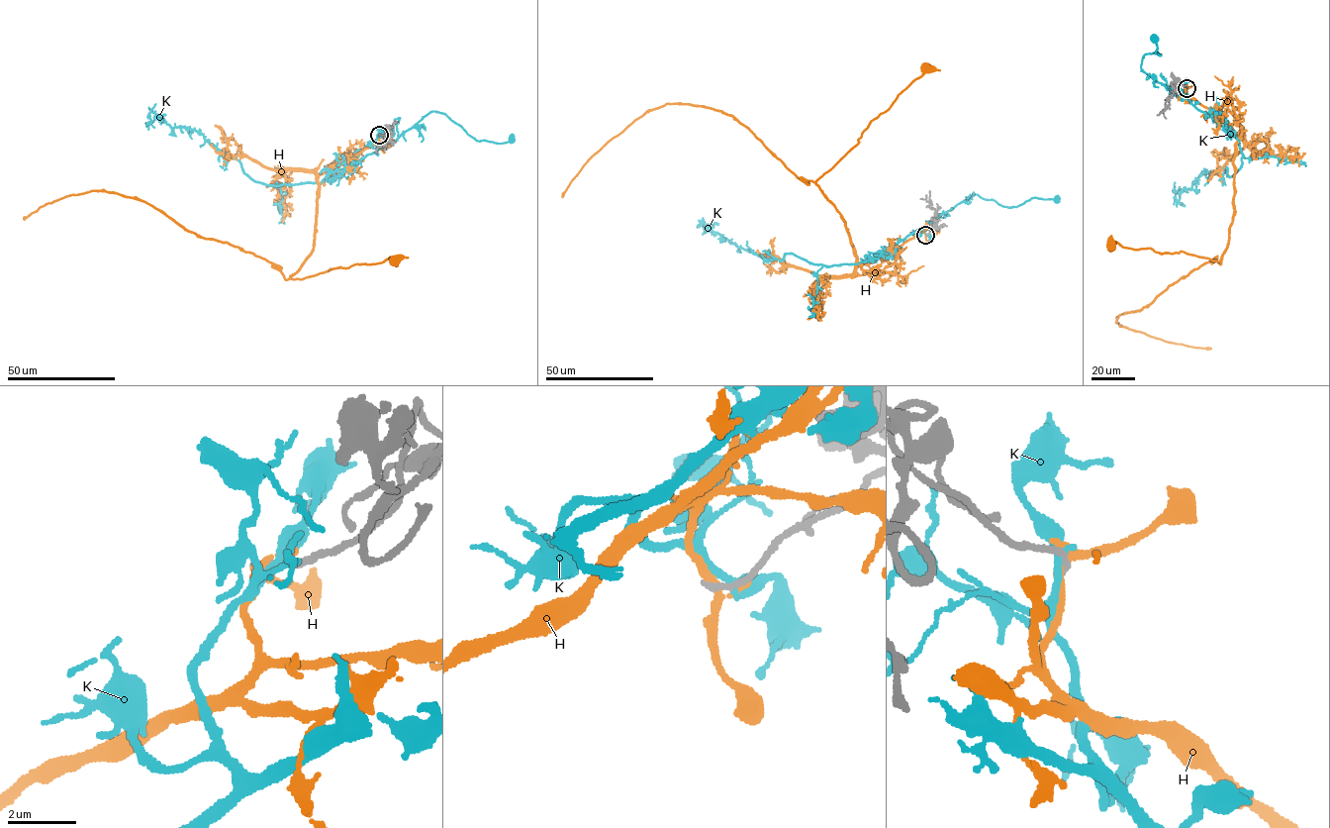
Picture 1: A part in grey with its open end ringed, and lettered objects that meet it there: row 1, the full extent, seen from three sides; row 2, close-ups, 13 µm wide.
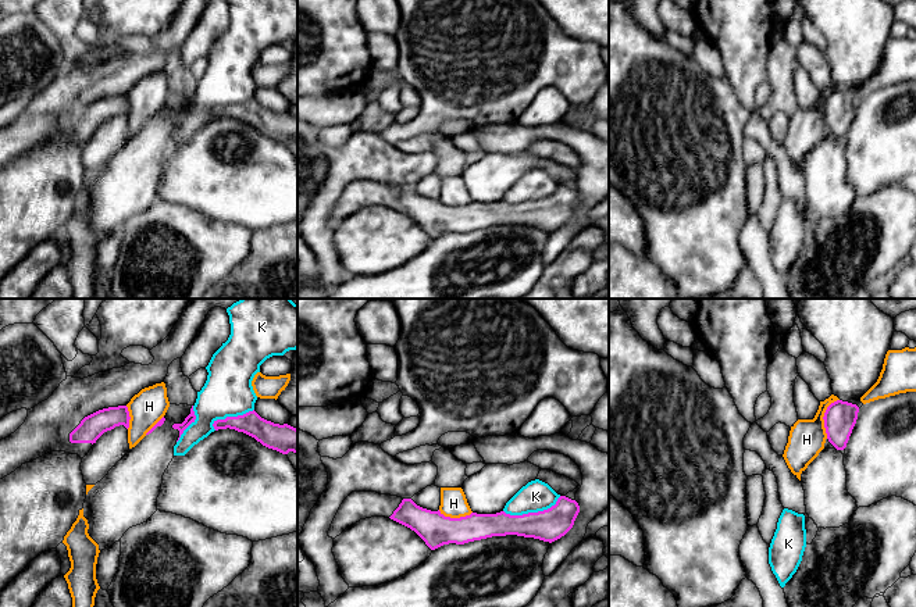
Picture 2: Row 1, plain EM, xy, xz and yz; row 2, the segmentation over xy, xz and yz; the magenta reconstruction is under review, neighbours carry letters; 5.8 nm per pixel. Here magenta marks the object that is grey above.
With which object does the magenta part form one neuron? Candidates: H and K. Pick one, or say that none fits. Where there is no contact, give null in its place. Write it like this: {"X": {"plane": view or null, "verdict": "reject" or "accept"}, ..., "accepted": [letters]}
{"H": {"plane": "yz", "verdict": "reject"}, "K": {"plane": "xz", "verdict": "reject"}, "accepted": []}

